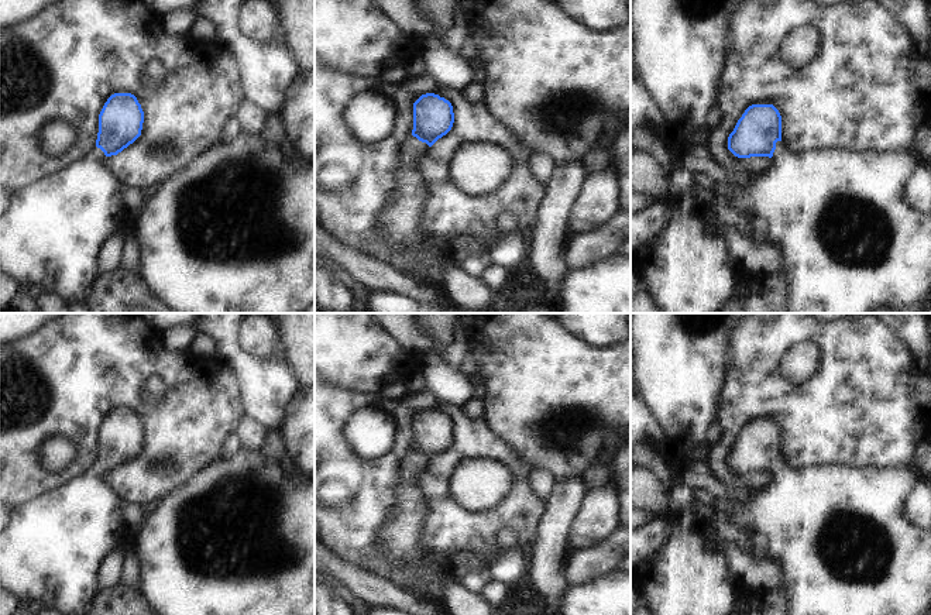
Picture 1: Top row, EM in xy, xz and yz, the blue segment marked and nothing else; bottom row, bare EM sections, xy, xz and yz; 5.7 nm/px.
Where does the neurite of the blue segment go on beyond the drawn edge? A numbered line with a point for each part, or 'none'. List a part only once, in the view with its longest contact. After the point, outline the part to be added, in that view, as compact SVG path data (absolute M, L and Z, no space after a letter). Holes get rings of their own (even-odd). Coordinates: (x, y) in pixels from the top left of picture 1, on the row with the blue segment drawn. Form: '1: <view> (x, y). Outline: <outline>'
1: yz (849, 243). Outline: M783 141L776 142L776 150L773 152L773 162L772 165L760 173L760 176L748 188L734 188L728 183L718 183L715 185L715 190L719 195L726 195L728 200L739 210L745 212L753 221L753 226L757 233L757 238L760 243L757 245L776 245L781 251L781 268L779 272L786 279L786 291L787 291L787 313L873 313L876 309L882 306L889 306L893 310L901 309L901 308L910 308L918 302L923 302L928 293L931 292L931 214L921 214L915 210L913 210L907 202L906 202L906 185L914 172L917 166L917 157L910 150L907 152L873 152L873 151L852 151L852 150L839 150L839 148L828 148L828 150L820 150L820 151L794 151L790 147L787 147Z

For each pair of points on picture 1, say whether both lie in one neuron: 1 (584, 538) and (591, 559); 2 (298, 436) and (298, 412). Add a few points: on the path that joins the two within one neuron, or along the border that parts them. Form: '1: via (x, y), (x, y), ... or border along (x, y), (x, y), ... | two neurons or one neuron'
1: border along (615, 531), (601, 542), (570, 552) | two neurons
2: via (298, 430), (298, 418) | one neuron

